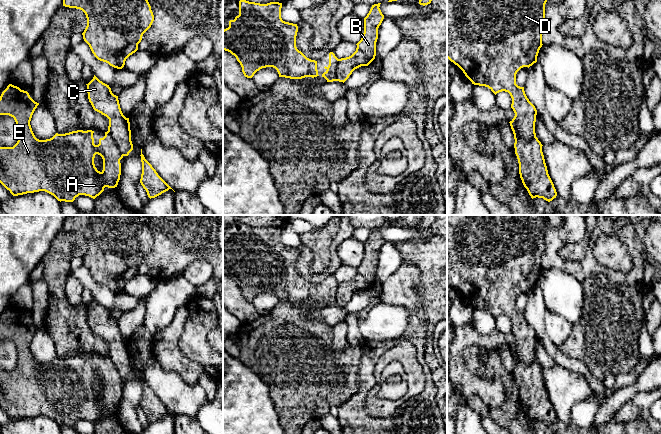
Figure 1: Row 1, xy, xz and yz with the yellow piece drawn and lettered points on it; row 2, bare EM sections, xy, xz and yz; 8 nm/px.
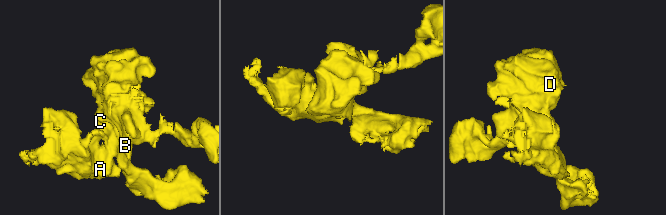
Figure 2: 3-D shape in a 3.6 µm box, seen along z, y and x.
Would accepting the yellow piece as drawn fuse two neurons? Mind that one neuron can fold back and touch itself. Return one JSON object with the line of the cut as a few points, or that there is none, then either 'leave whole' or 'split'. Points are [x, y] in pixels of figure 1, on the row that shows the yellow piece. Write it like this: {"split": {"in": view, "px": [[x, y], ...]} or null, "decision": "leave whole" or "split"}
{"split": {"in": "xy", "px": [[107, 131], [122, 156]]}, "decision": "split"}

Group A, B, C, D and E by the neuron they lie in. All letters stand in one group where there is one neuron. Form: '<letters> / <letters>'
A E / B C D

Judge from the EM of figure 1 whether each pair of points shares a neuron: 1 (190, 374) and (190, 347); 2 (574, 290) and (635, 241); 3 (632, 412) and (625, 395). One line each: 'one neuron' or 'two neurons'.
1: two neurons
2: two neurons
3: two neurons

